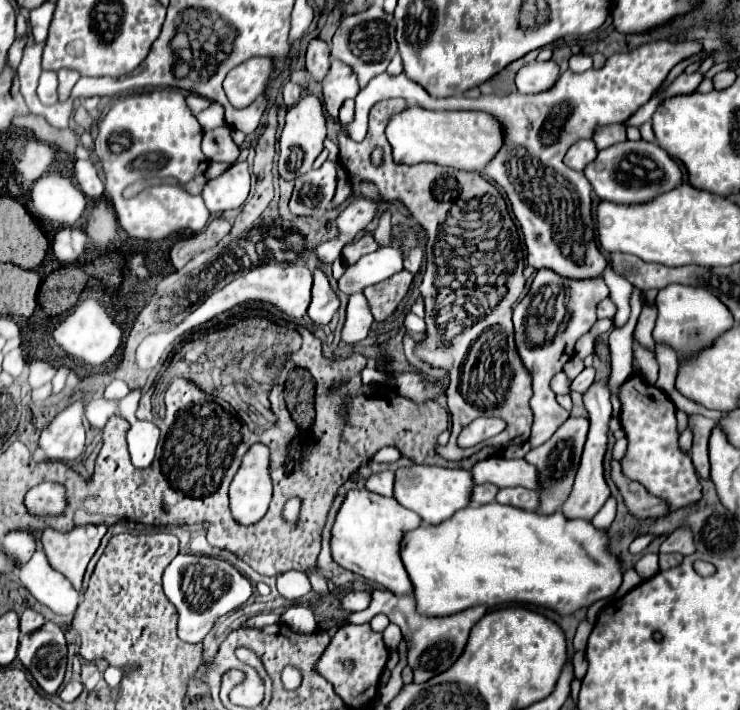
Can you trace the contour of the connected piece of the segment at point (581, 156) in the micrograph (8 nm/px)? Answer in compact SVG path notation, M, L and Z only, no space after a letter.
M591 138L585 140L577 140L565 154L565 164L573 170L583 170L589 162L593 162L597 158L597 148L593 144Z

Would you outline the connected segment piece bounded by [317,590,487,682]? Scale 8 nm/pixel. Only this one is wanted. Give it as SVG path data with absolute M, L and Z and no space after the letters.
M373 590L373 600L371 600L371 606L367 610L349 614L349 618L345 622L337 620L337 618L323 620L323 622L317 624L317 630L319 632L331 632L333 628L341 628L345 624L365 624L365 622L371 622L371 618L381 614L381 612L391 622L395 622L403 632L403 638L405 638L407 648L409 648L409 666L411 666L411 670L415 674L415 682L427 682L433 676L445 672L447 668L451 668L457 662L457 658L465 650L465 644L467 644L471 628L481 620L481 616L487 612L487 608L485 606L475 606L475 608L463 610L463 612L453 614L453 616L431 618L431 616L421 616L421 614L415 612L415 604L413 604L411 596L393 594L389 590Z

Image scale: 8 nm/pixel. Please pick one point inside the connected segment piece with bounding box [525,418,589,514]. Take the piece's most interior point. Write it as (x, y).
(557, 460)

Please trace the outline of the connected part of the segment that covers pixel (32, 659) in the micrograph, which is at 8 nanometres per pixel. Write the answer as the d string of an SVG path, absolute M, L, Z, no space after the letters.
M45 622L37 632L21 636L17 656L47 694L57 692L67 662L67 642L57 624Z

